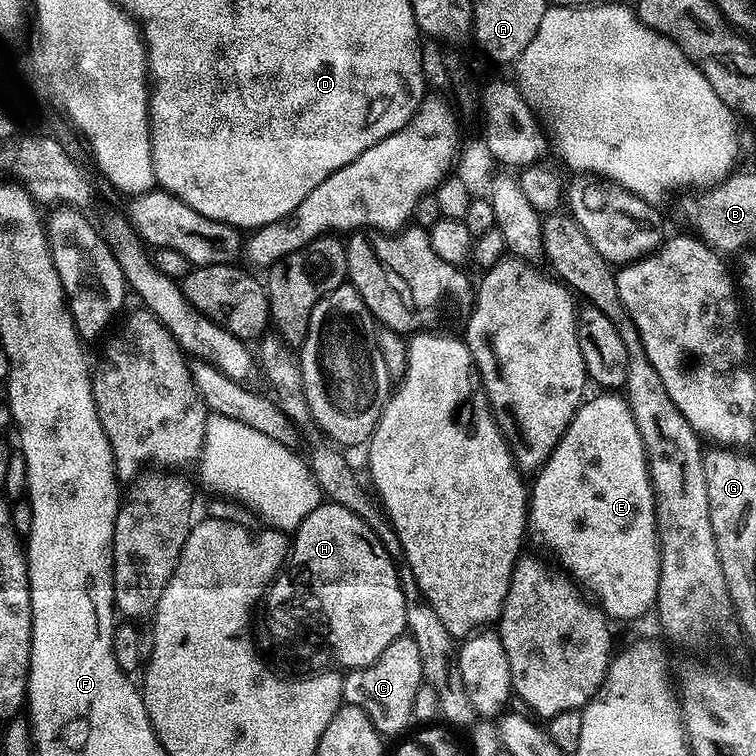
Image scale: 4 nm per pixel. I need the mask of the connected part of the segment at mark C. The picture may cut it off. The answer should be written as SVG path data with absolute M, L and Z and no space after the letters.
M409 634L398 637L370 666L353 668L344 676L342 694L343 703L358 706L370 718L370 722L381 737L399 737L408 724L413 723L412 710L414 694L418 694L418 686L422 683L422 658L418 658L418 642Z

